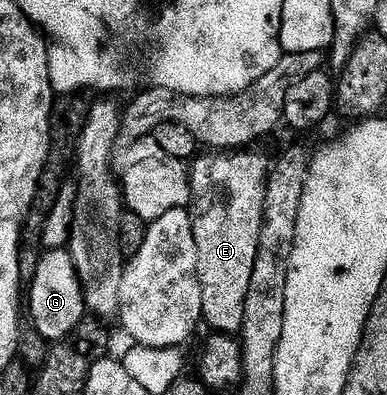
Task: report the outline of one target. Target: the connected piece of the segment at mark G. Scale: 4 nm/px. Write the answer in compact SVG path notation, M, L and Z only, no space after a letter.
M45 248L38 259L34 277L26 285L26 317L36 328L35 336L45 337L46 342L53 343L73 332L81 324L80 316L85 313L84 291L67 248Z

